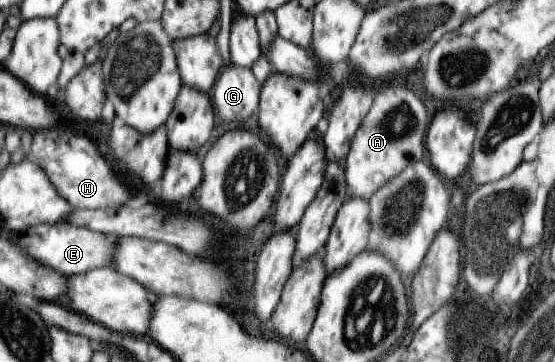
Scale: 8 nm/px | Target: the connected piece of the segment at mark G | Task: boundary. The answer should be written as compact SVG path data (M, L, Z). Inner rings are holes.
M231 62L222 67L209 92L217 121L247 120L257 110L259 91L251 68Z

